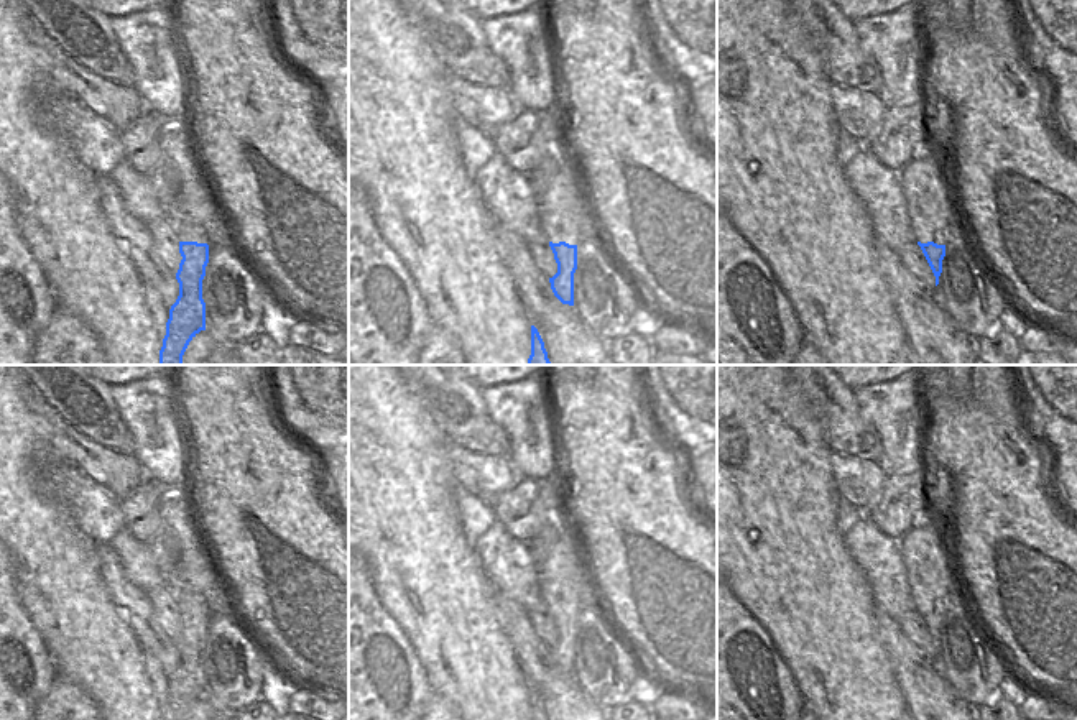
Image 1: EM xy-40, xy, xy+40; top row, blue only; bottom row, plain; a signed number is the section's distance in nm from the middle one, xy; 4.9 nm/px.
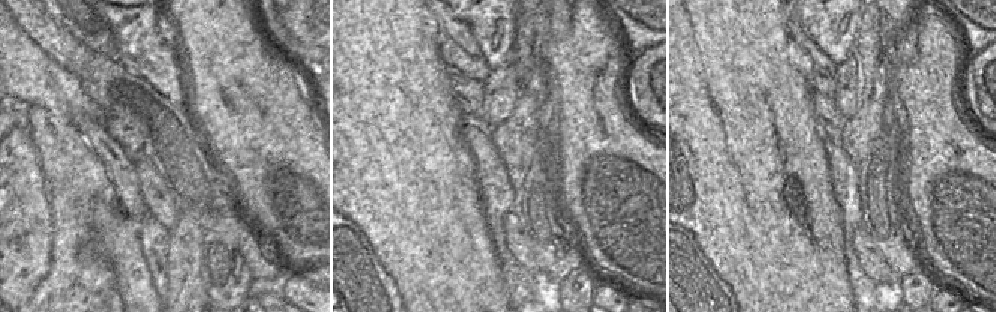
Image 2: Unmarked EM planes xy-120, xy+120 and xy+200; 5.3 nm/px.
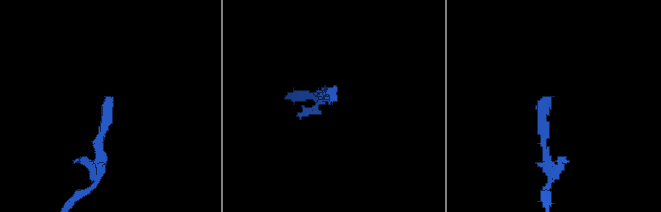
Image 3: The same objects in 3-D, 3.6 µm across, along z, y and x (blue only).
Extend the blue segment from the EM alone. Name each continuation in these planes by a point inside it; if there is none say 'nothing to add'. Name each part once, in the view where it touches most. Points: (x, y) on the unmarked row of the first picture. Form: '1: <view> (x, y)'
1: xy-40 (160, 683)

